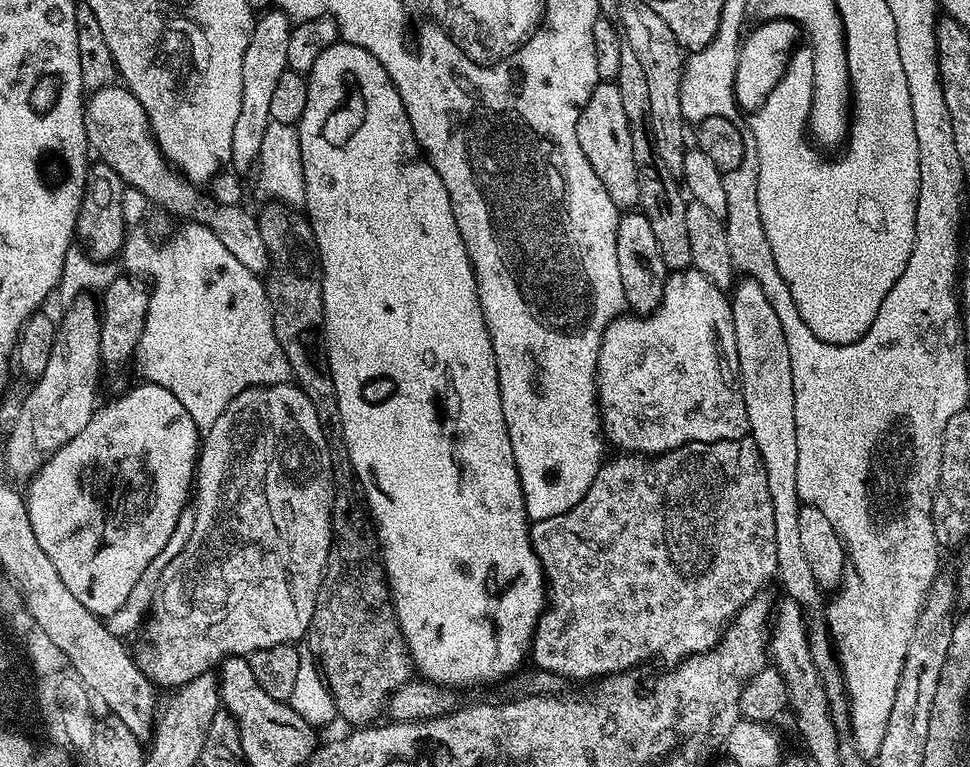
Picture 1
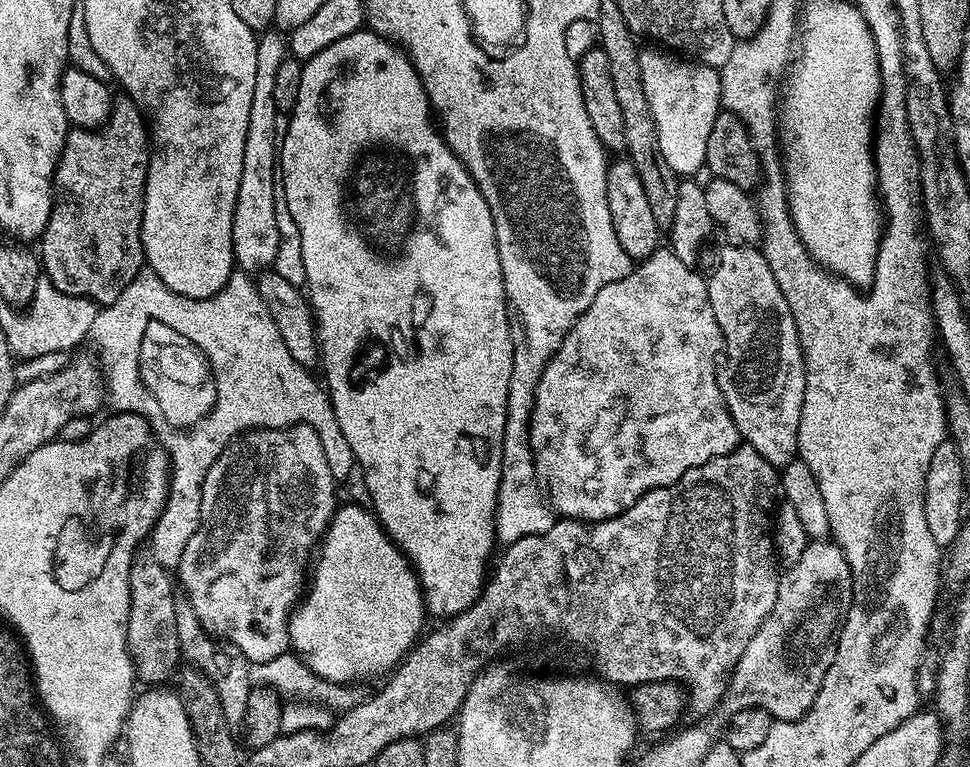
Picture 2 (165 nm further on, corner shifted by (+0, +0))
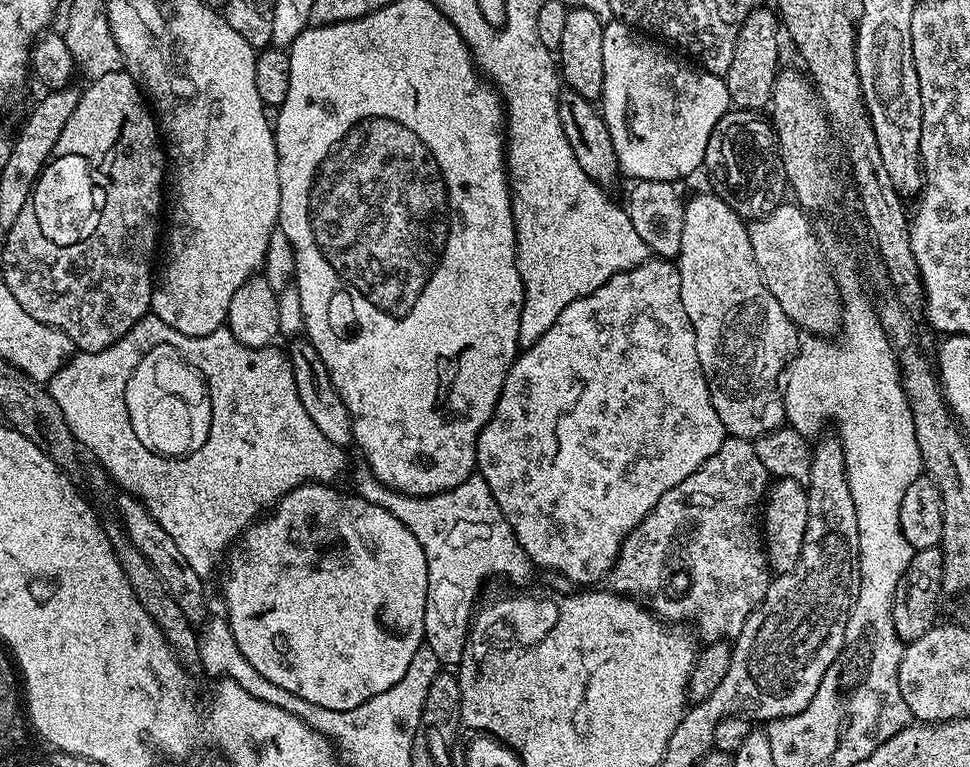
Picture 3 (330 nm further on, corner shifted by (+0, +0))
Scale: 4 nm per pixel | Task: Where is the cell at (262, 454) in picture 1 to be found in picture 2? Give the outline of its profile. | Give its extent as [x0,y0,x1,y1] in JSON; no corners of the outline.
[178,424,338,664]

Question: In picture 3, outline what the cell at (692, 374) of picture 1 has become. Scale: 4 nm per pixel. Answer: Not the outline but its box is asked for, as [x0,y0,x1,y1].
[476,258,726,586]

